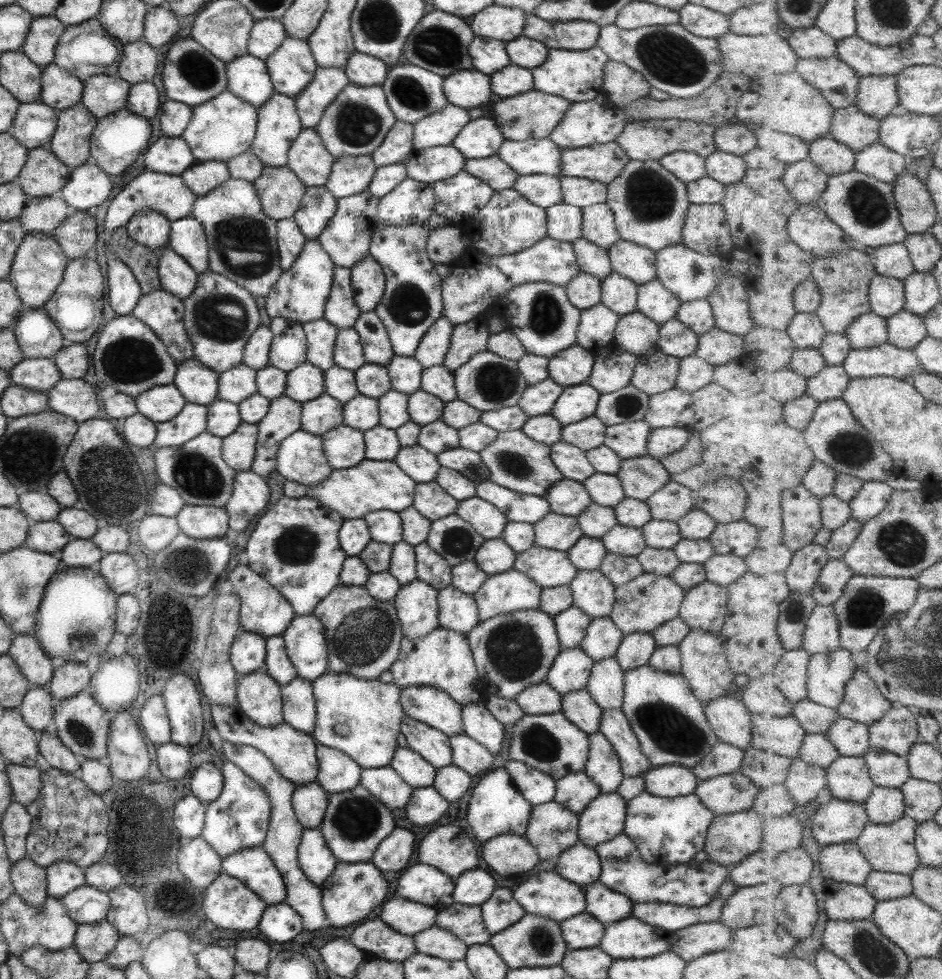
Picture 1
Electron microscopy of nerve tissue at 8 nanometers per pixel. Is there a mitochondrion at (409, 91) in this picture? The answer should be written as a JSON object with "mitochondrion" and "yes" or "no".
{"mitochondrion":"yes"}

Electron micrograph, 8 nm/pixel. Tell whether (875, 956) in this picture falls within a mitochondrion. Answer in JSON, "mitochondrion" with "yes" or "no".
{"mitochondrion":"yes"}

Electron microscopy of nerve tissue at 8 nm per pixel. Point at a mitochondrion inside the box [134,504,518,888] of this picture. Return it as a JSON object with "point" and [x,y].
{"point":[364,635]}

